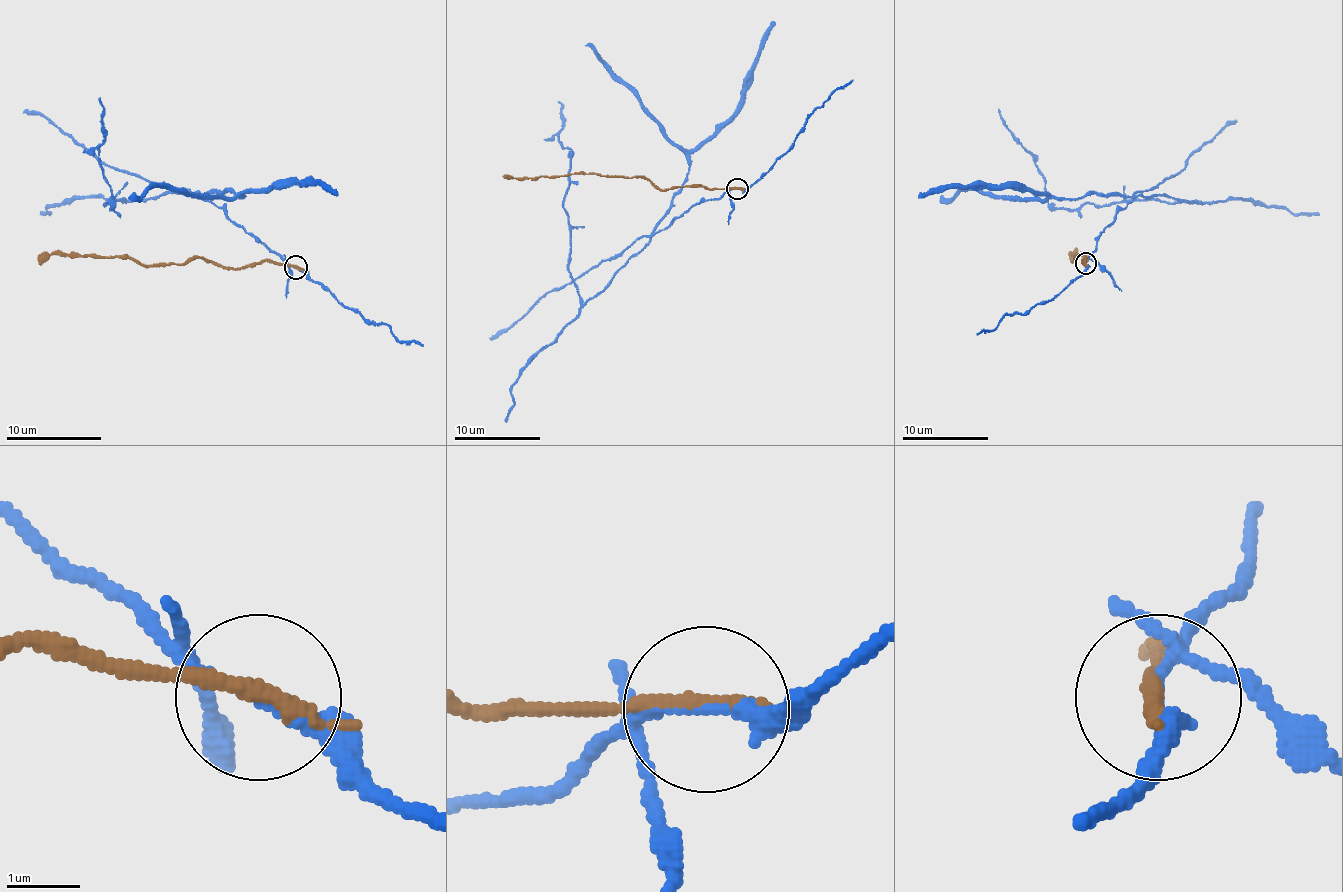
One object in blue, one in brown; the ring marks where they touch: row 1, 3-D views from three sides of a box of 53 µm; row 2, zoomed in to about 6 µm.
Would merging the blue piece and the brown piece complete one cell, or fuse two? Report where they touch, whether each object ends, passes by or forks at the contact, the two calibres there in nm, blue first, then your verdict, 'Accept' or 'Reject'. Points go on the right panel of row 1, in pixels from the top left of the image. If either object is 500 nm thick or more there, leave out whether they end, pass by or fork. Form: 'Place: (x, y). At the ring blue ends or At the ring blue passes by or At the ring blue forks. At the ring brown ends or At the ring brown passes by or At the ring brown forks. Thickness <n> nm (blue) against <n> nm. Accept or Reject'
Place: (1086, 263). At the ring blue passes by. At the ring brown passes by. Thickness 160 nm (blue) against 220 nm. Reject

